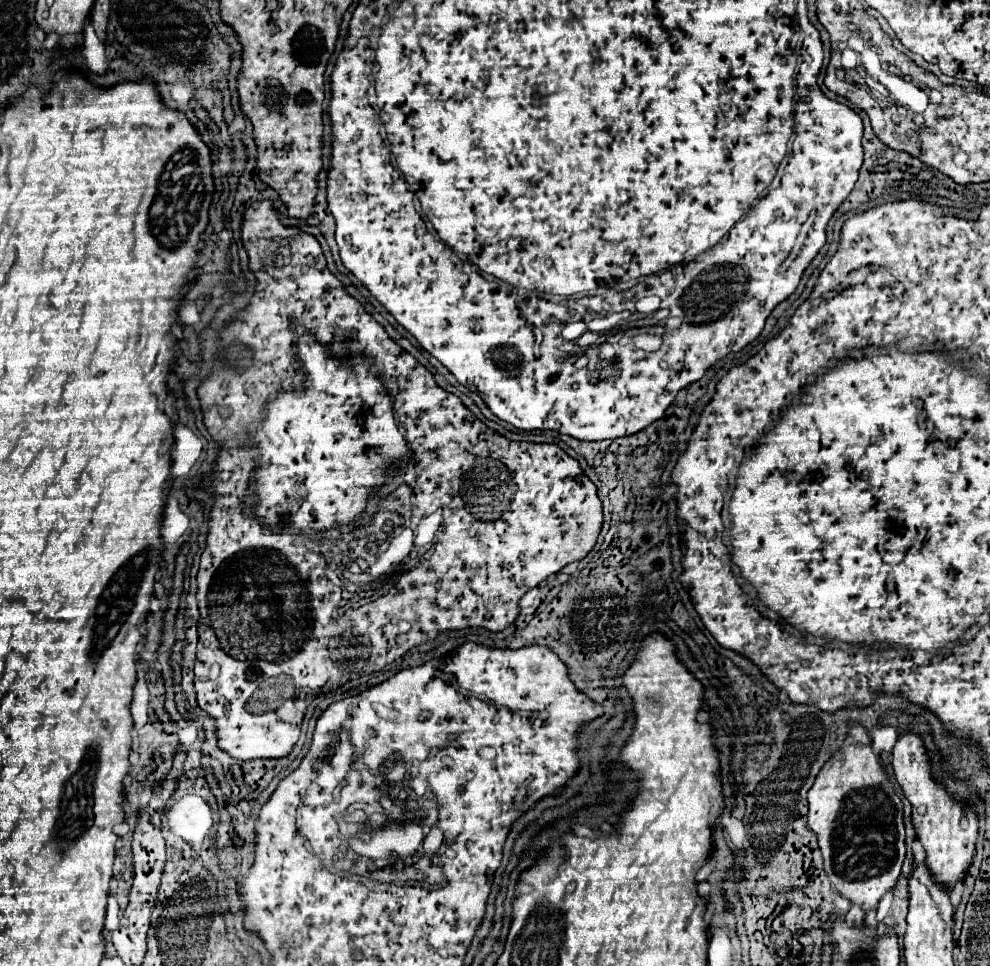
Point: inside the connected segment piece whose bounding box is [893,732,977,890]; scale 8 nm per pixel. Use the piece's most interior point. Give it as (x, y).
(947, 829)

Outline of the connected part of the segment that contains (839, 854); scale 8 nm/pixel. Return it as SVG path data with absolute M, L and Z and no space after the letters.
M851 724L849 736L839 752L823 766L815 784L811 786L809 794L809 814L807 826L817 836L821 854L823 854L823 870L837 888L841 896L849 902L857 904L863 912L875 910L881 898L895 888L901 864L905 860L905 826L903 826L903 804L897 788L889 780L881 760L875 756L871 748L871 738L865 728L859 724Z

